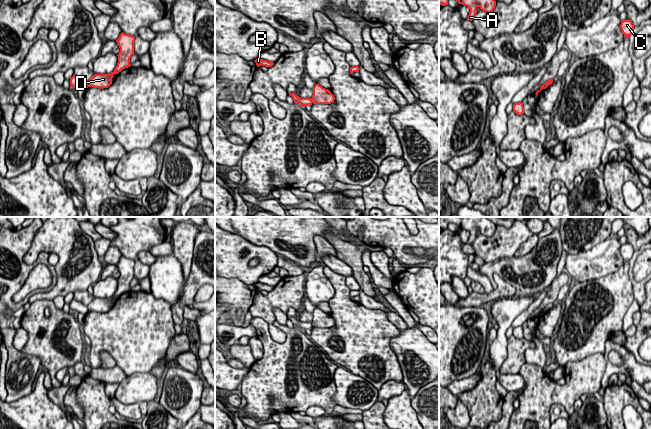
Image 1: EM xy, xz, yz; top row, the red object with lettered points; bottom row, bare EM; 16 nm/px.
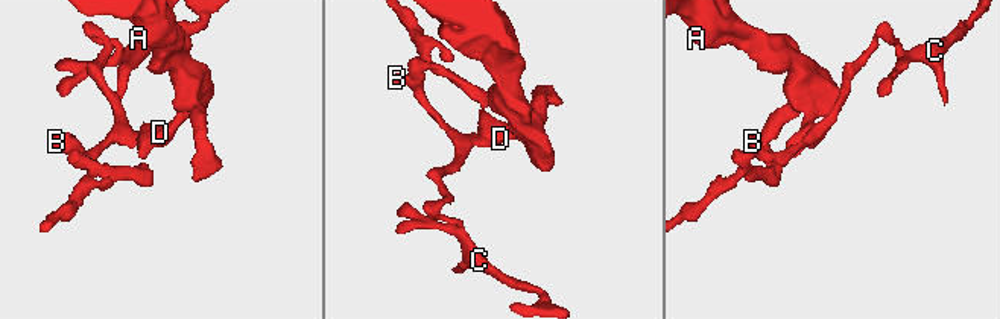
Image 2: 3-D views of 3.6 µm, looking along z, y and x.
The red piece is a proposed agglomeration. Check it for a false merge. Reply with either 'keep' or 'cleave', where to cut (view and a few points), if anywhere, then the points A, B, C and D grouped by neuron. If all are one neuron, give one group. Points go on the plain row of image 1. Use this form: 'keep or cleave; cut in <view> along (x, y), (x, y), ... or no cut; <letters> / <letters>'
cleave; cut in xy along (86, 306), (88, 310); A D / B C

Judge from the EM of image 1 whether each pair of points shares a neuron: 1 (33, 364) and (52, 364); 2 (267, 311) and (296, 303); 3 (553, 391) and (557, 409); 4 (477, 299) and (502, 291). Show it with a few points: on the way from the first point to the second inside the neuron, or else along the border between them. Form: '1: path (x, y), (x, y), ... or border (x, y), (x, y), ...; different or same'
1: border (21, 351), (35, 355), (41, 364); different
2: path (274, 304), (276, 302), (289, 302); same
3: border (549, 408), (553, 404), (561, 404), (570, 415); different
4: path (483, 298), (496, 294); same

